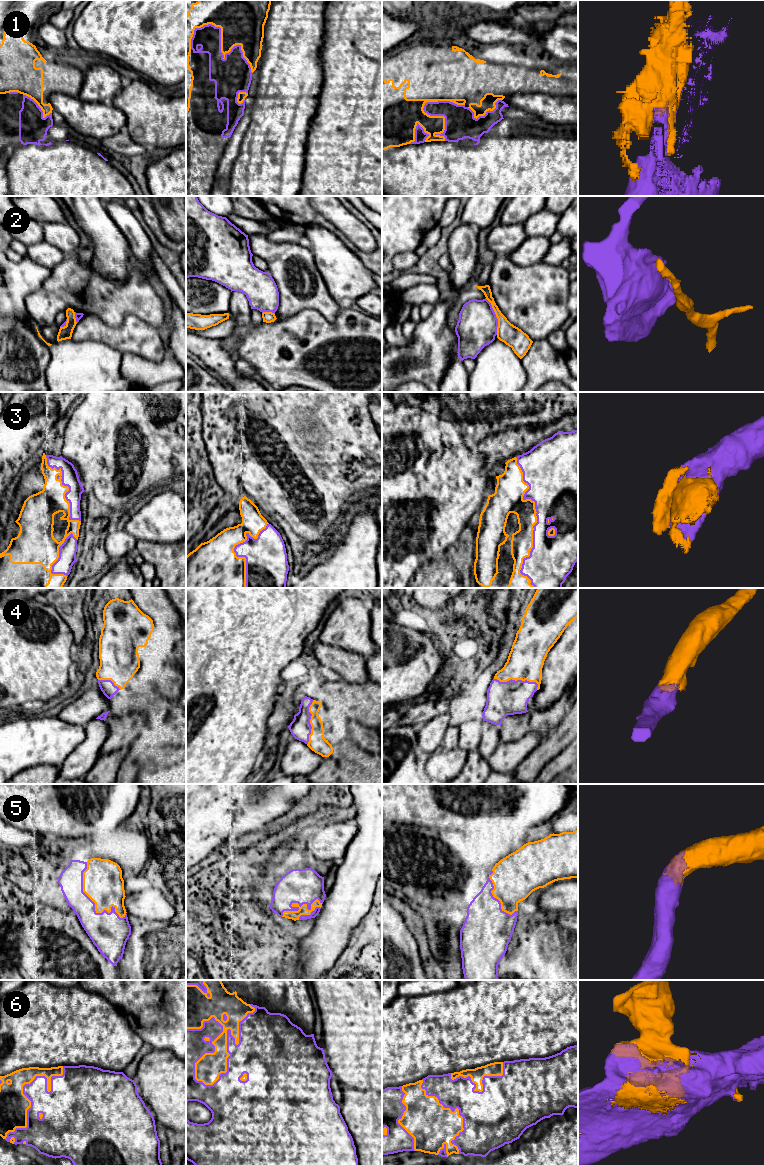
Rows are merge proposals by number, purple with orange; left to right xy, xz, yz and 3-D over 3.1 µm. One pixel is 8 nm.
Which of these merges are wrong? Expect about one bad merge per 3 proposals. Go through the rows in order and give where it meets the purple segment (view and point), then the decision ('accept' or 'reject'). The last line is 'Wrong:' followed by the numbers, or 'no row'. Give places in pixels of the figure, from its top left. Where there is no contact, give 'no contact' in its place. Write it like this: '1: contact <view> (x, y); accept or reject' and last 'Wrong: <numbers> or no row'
1: contact xz (220, 49); reject
2: contact yz (495, 316); reject
3: contact yz (537, 521); accept
4: contact yz (517, 680); accept
5: contact xz (303, 903); accept
6: contact xz (227, 1037); accept
Wrong: 1, 2

